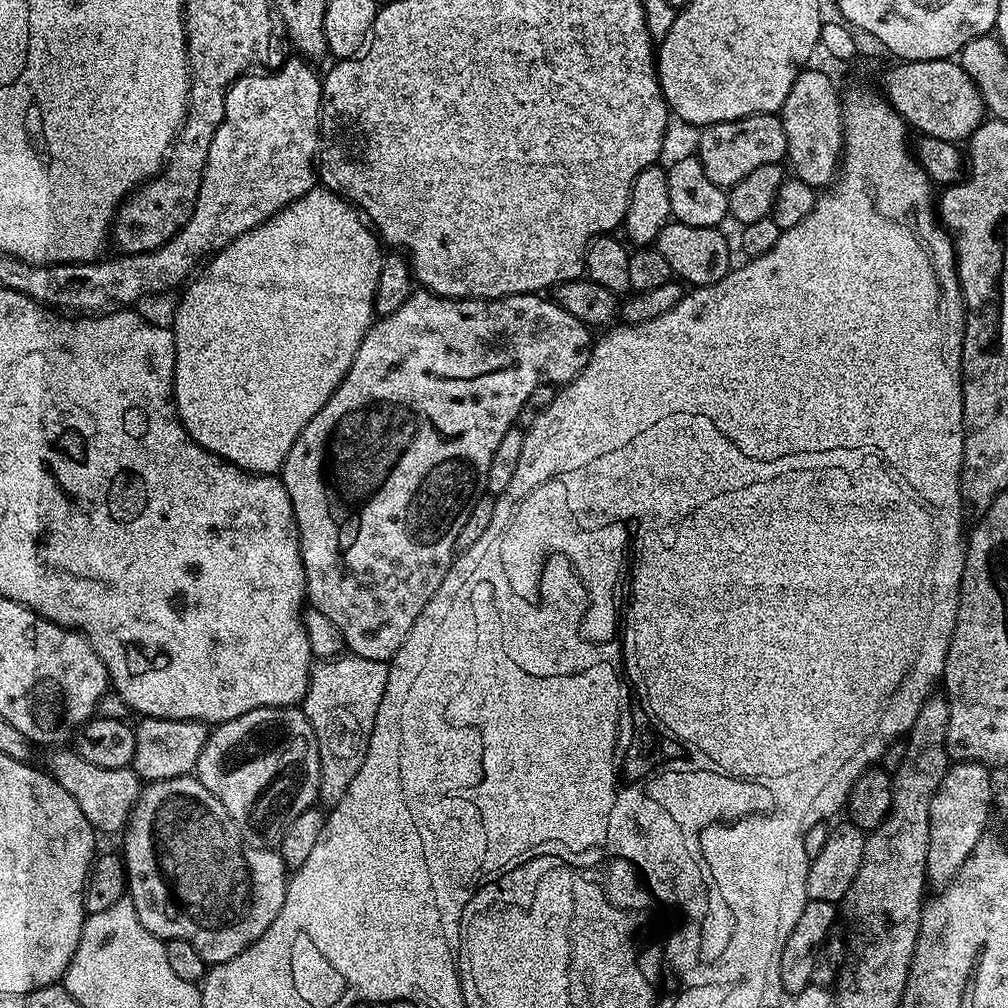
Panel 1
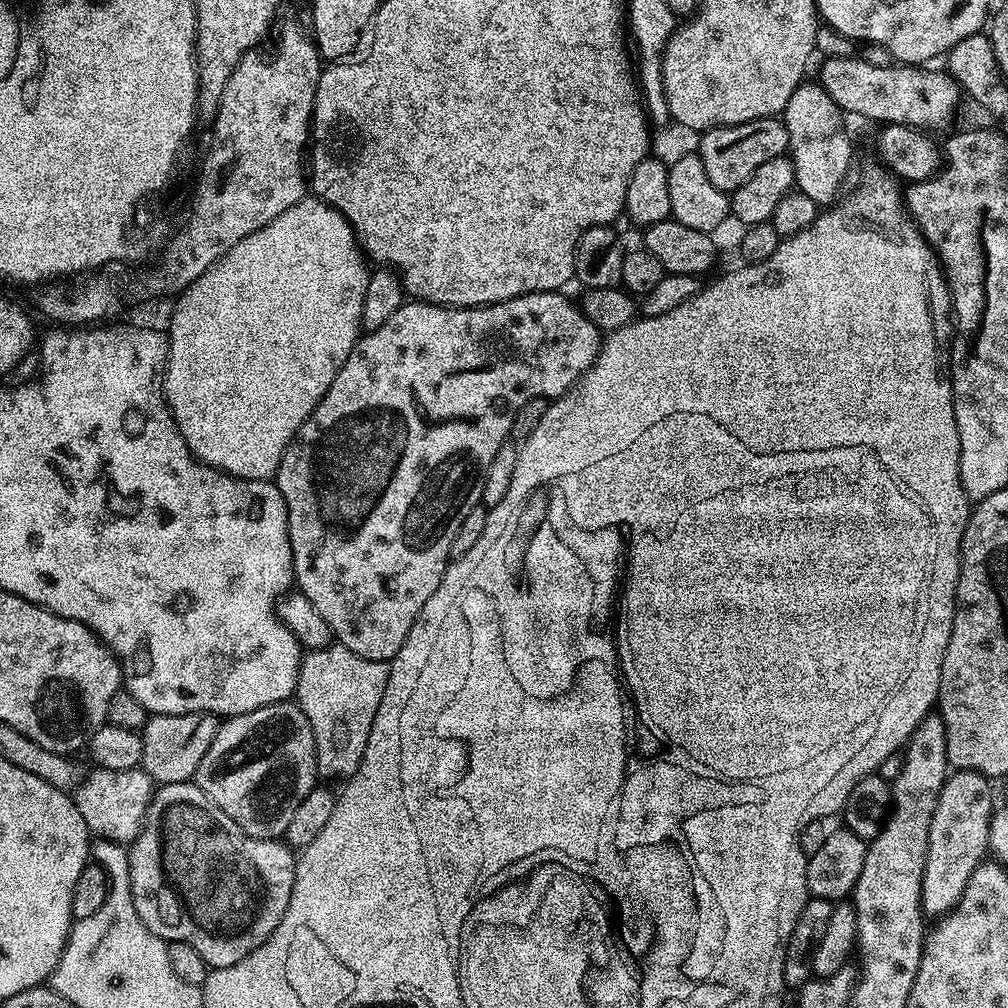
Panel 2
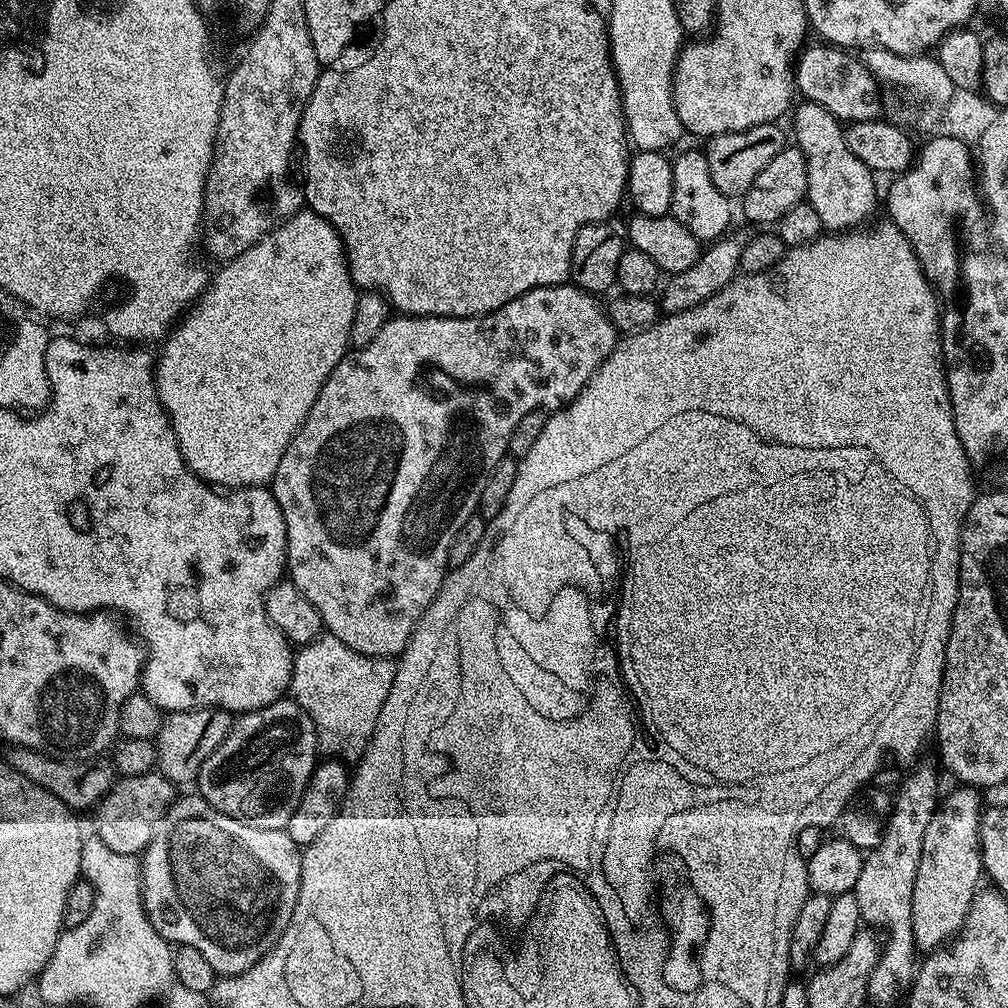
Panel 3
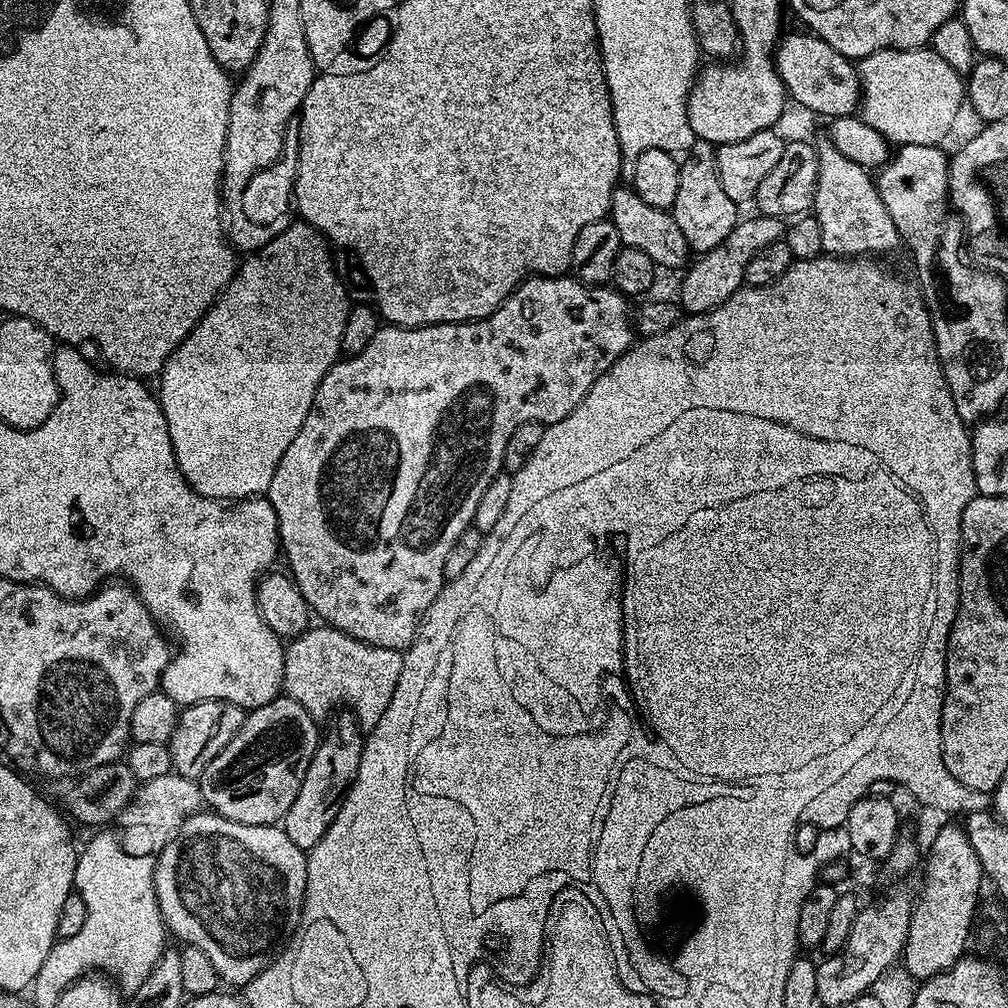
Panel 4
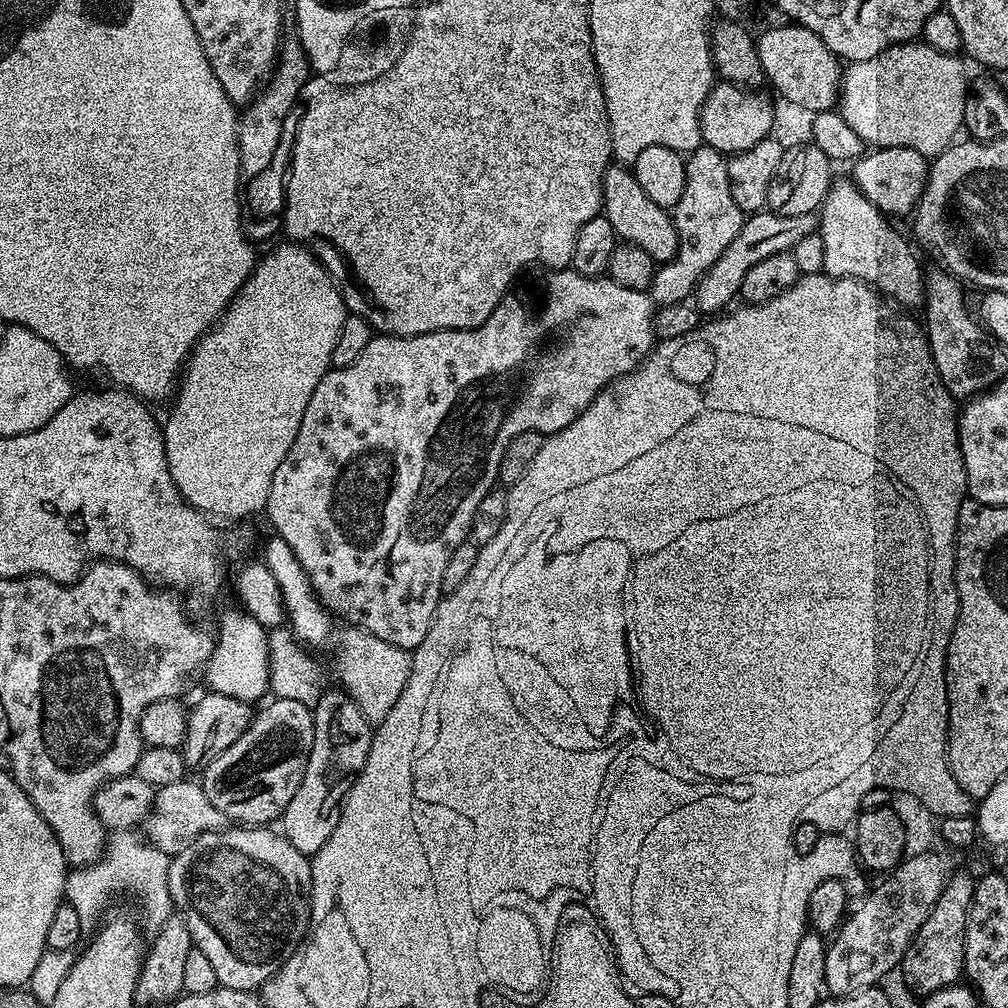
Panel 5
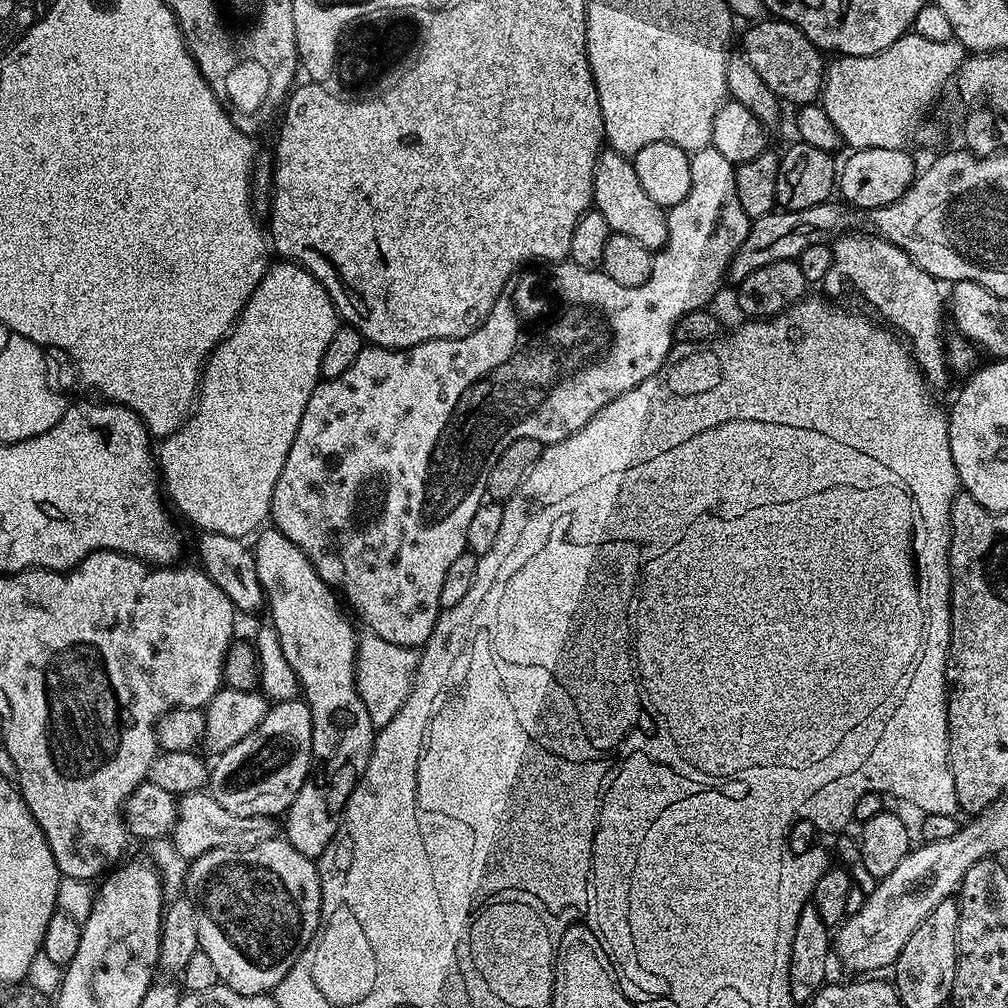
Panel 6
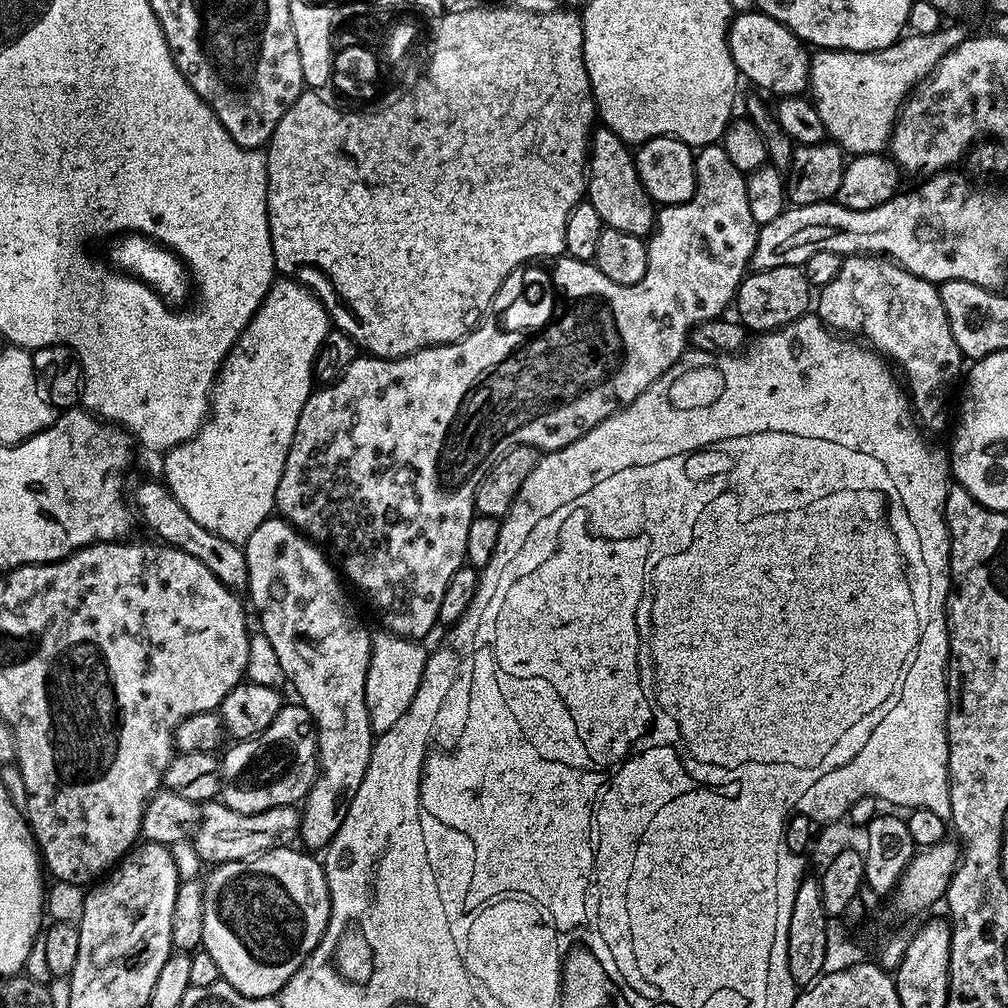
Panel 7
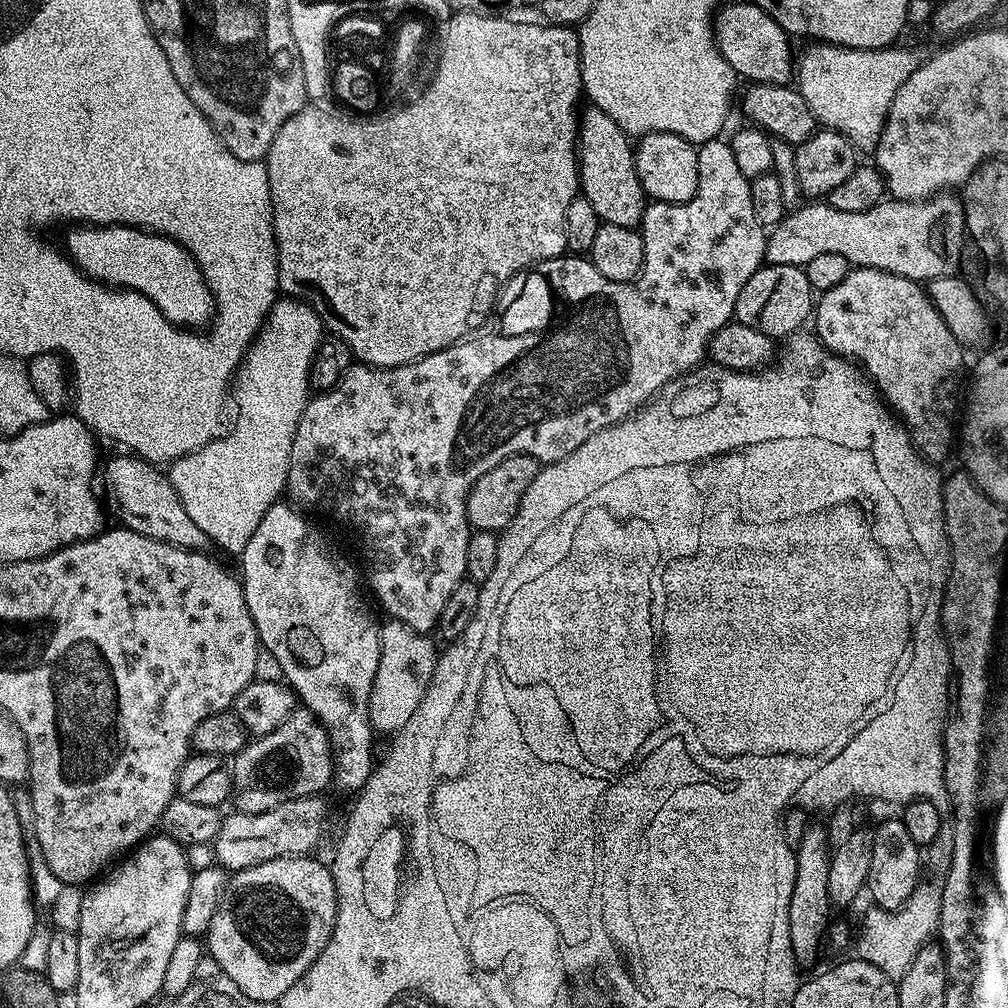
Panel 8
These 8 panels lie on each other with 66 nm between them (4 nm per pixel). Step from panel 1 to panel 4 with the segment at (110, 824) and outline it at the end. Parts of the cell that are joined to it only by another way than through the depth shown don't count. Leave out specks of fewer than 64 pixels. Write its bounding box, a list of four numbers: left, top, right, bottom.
[118,772,202,856]

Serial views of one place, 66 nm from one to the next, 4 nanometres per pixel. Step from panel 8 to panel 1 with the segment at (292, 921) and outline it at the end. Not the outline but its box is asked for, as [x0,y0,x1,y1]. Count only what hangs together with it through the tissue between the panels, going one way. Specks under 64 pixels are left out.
[122,774,290,965]

